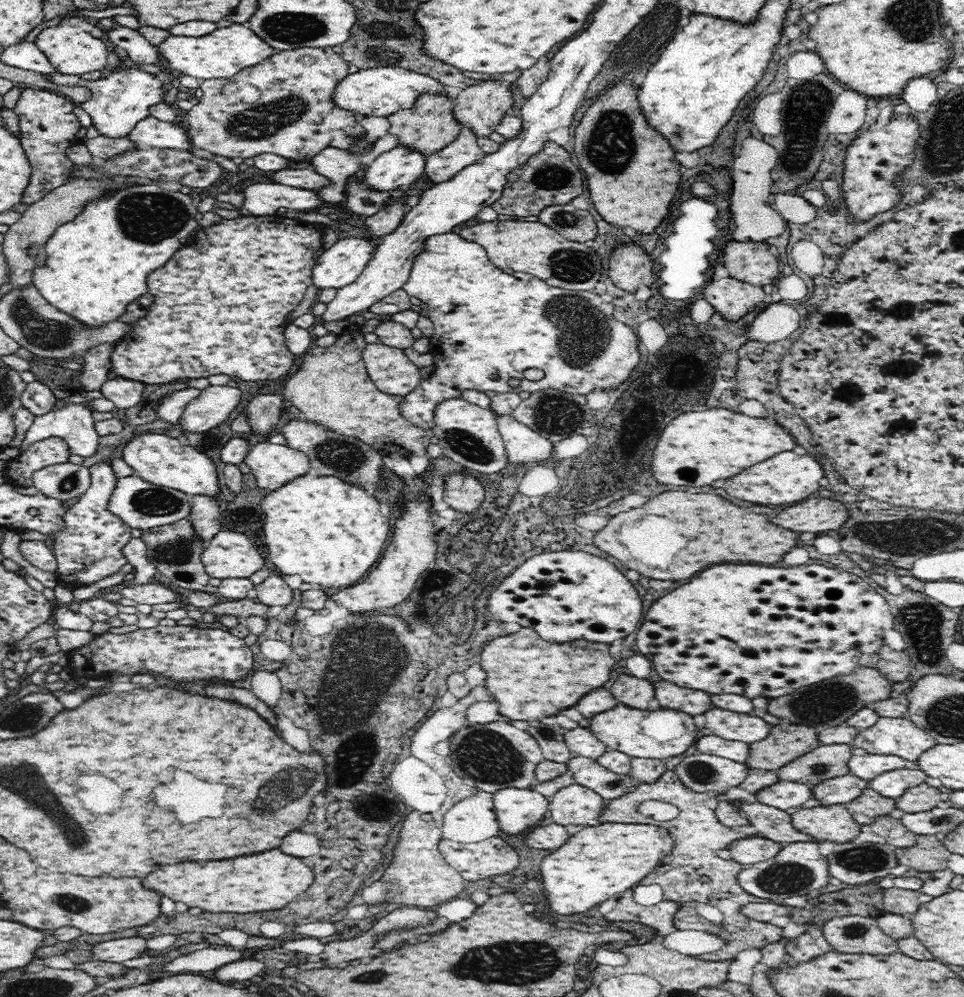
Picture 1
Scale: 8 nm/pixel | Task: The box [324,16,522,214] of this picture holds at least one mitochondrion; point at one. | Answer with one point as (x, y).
(386, 53)

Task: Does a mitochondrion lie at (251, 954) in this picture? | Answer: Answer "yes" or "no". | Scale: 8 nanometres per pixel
no

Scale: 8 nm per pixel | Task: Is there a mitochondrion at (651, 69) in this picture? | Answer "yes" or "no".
no

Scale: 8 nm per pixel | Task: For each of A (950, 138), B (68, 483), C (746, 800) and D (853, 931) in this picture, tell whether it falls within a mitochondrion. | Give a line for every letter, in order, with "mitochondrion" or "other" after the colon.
A: mitochondrion
B: mitochondrion
C: other
D: mitochondrion

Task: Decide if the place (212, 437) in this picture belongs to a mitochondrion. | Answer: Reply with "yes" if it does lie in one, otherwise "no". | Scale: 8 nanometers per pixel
yes

